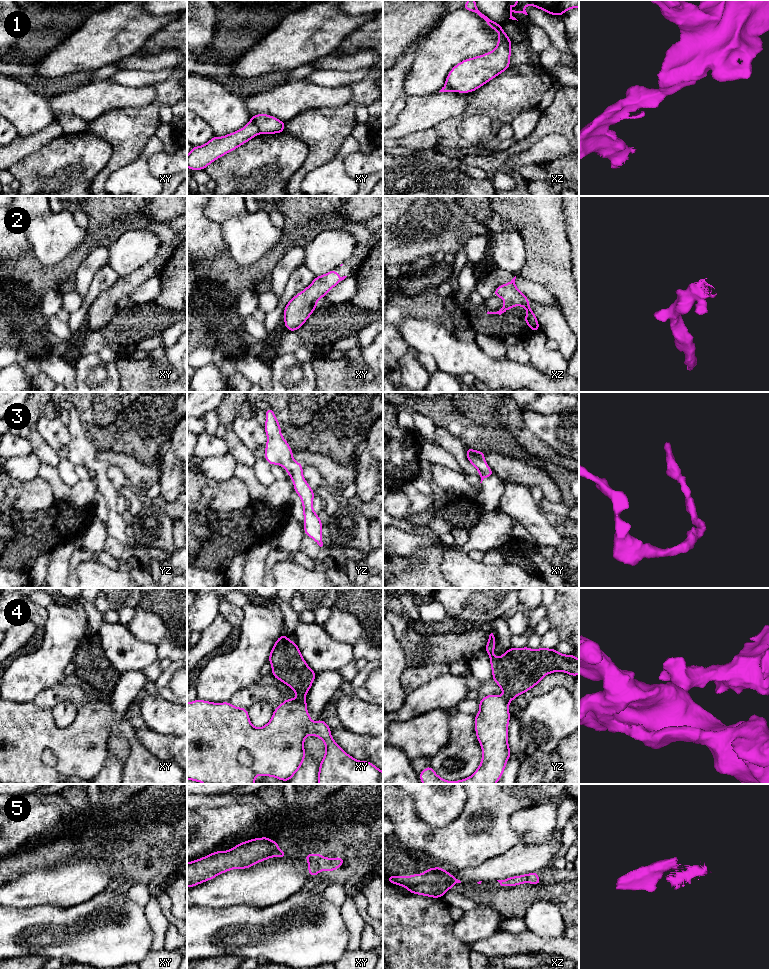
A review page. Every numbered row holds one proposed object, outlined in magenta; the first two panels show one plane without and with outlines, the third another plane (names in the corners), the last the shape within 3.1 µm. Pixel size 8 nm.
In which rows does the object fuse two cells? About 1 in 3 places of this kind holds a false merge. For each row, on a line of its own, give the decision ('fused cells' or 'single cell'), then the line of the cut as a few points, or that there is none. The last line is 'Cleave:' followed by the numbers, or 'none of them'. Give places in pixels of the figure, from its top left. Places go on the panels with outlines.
1: fused cells; cut xy (250, 120), (260, 133)
2: single cell; cut none
3: single cell; cut none
4: fused cells; cut xy (298, 697), (304, 698)
5: single cell; cut none
Cleave: 1, 4

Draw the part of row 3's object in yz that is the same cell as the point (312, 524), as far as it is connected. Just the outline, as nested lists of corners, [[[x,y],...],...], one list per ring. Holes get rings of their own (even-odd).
[[[272,408],[265,410],[266,422],[263,425],[267,442],[264,459],[270,465],[279,464],[293,481],[295,492],[299,495],[303,505],[304,533],[312,538],[320,547],[322,542],[322,522],[314,512],[313,499],[315,492],[311,489],[303,476],[303,465],[293,459],[293,451],[281,434],[281,426]]]

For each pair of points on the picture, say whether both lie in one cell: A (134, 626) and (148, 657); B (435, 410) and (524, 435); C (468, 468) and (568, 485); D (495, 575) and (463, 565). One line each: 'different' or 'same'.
A: different
B: same
C: different
D: same

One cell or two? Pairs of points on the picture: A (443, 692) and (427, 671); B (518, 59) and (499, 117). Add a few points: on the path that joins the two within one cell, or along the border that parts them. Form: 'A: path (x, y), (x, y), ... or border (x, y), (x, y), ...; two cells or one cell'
A: border (449, 673), (426, 682), (413, 691); two cells
B: border (528, 63), (522, 63), (510, 68); two cells

